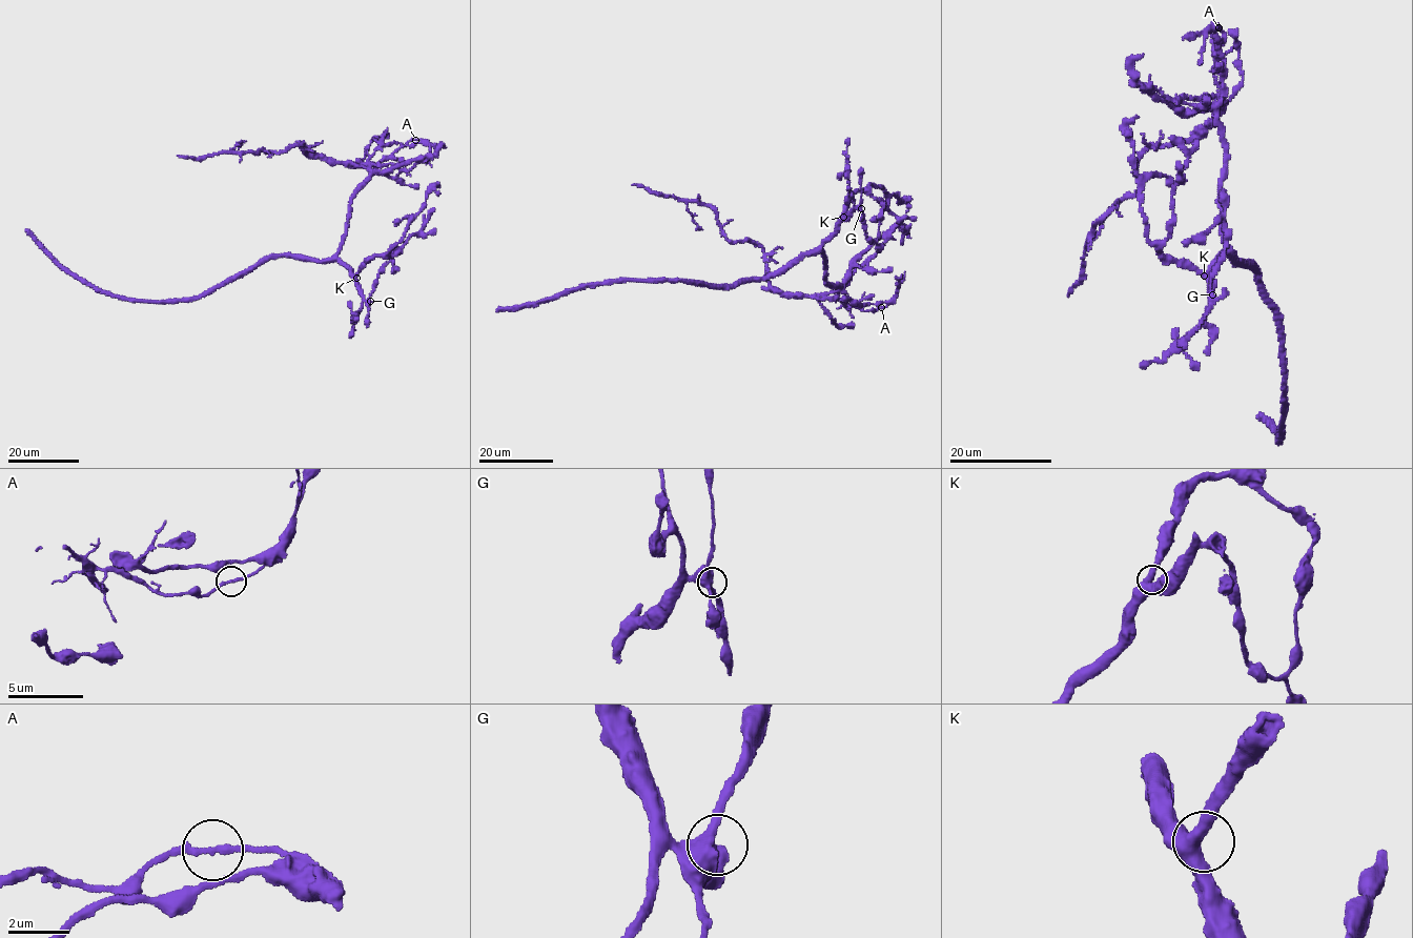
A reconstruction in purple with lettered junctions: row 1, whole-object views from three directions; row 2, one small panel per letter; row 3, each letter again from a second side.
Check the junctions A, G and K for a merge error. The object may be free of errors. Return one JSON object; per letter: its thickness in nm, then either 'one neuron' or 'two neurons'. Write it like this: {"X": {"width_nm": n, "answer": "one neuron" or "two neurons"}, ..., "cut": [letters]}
{"A": {"width_nm": 200, "answer": "two neurons"}, "G": {"width_nm": 500, "answer": "one neuron"}, "K": {"width_nm": 480, "answer": "one neuron"}, "cut": ["A"]}

